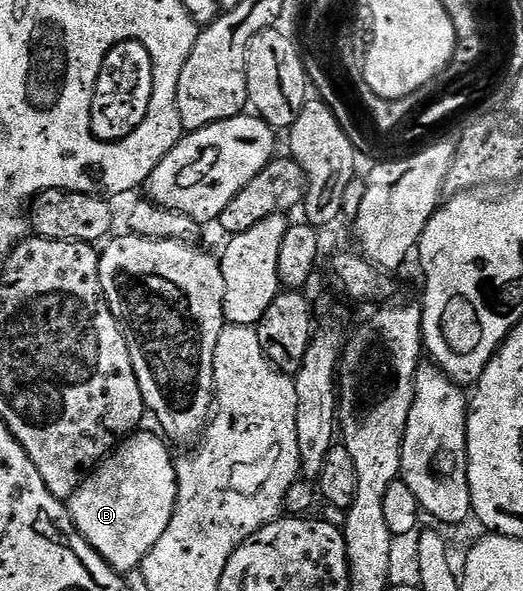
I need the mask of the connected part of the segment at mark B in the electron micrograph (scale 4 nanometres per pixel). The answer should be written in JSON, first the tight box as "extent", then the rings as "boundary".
{"extent":[67,432,177,575],"boundary":[[[141,432],[126,437],[86,476],[67,502],[77,532],[122,575],[129,575],[132,569],[134,572],[151,547],[159,543],[177,502],[177,467],[174,454],[169,454],[170,446],[156,432]]]}

